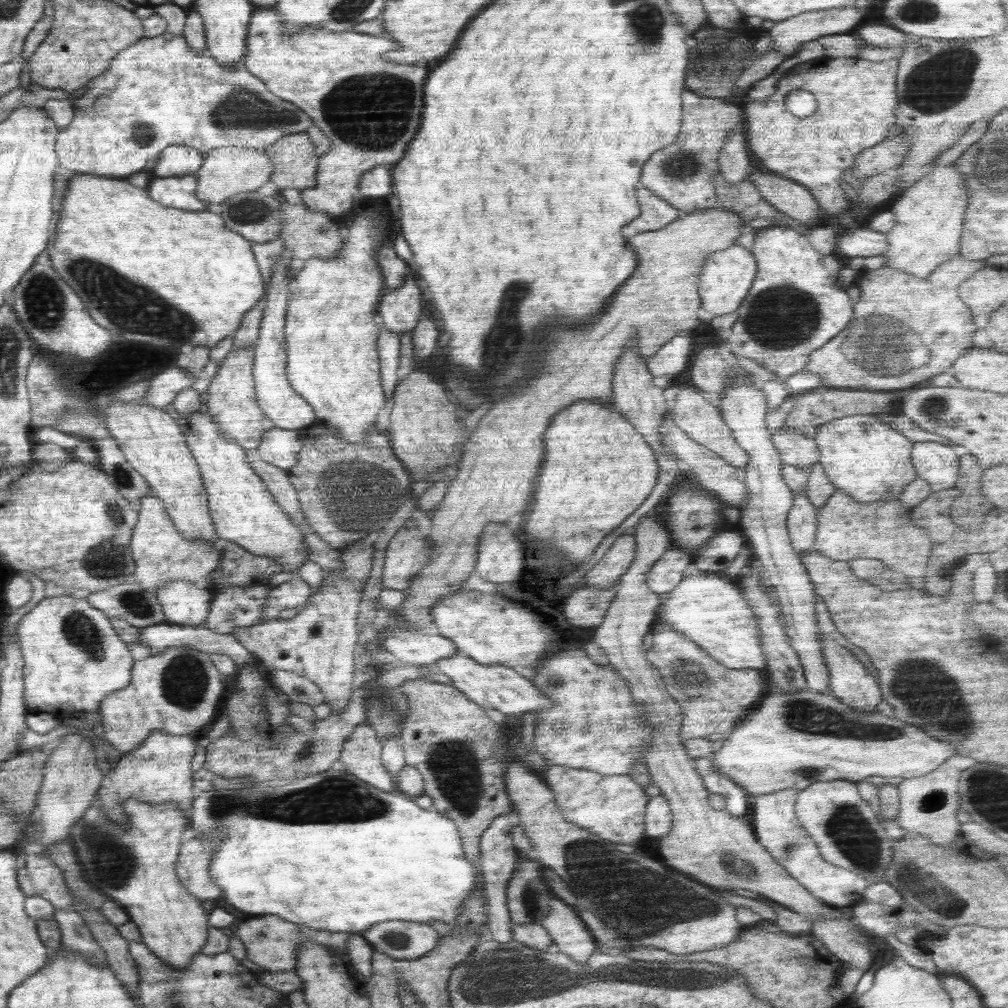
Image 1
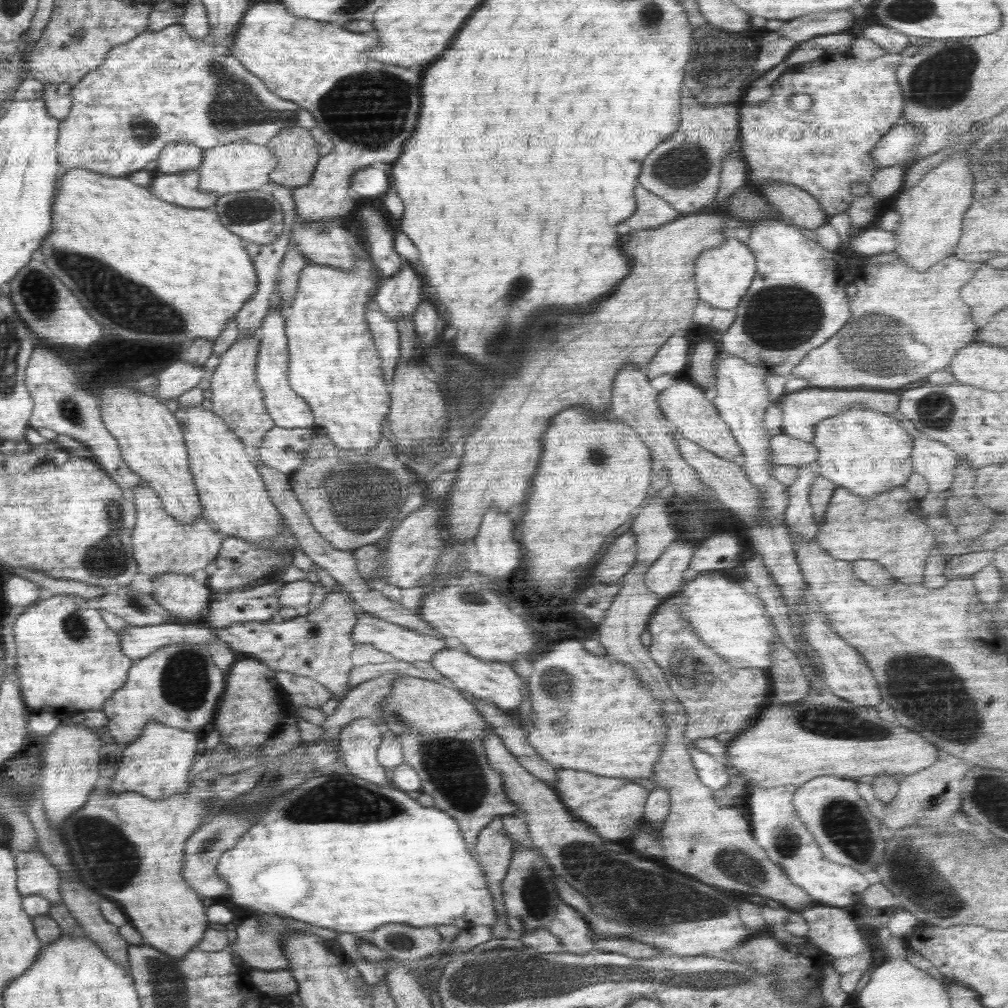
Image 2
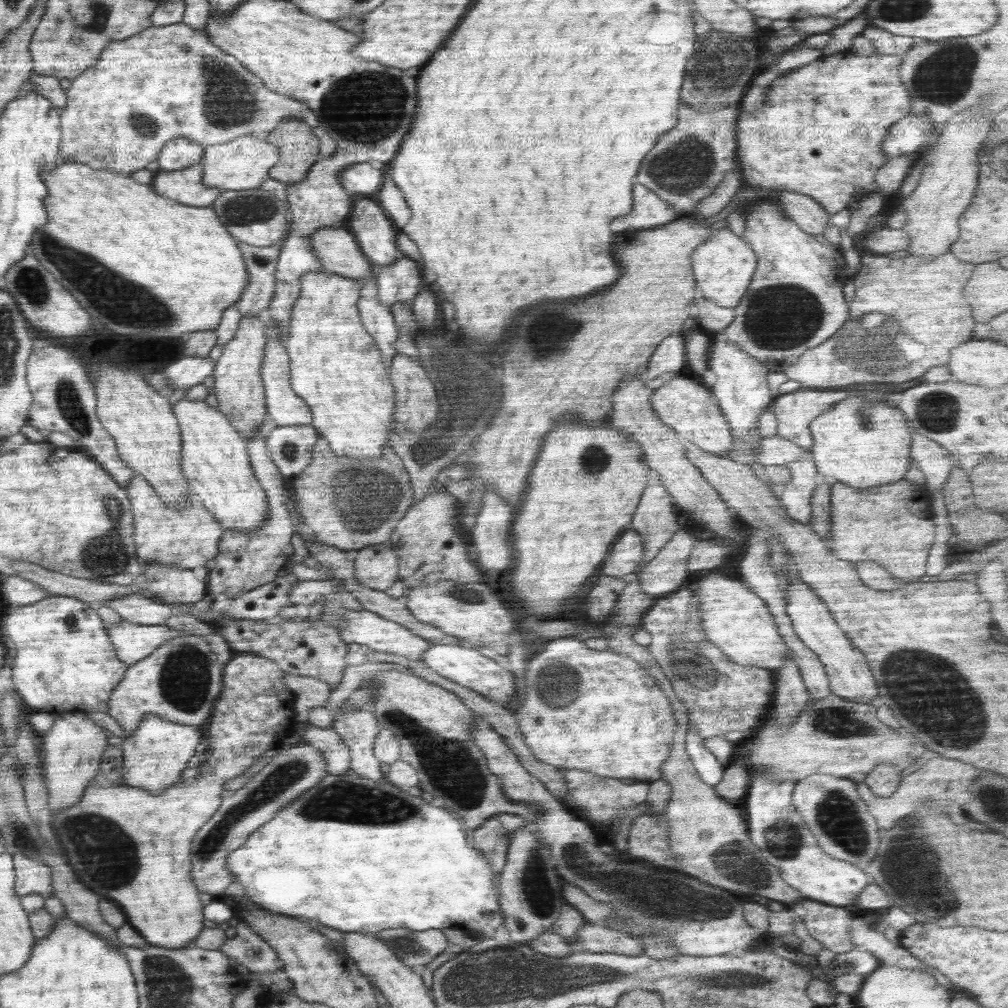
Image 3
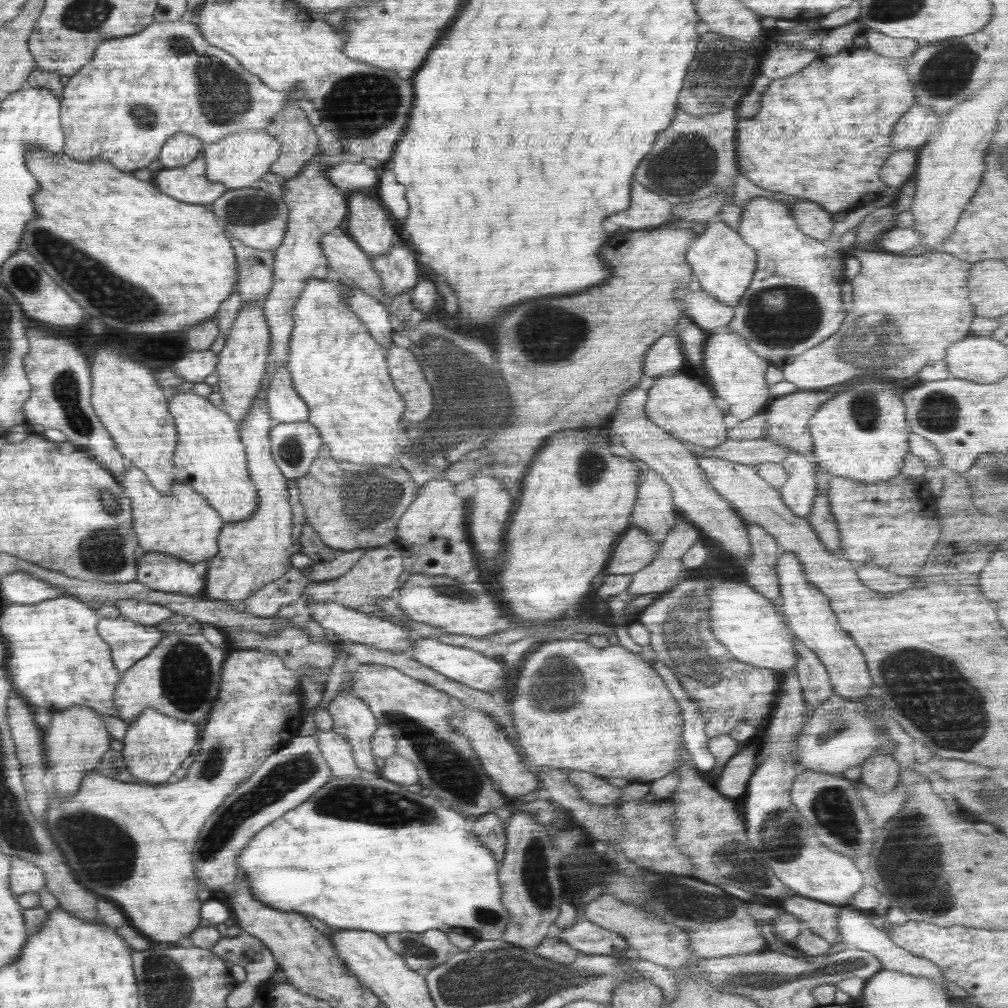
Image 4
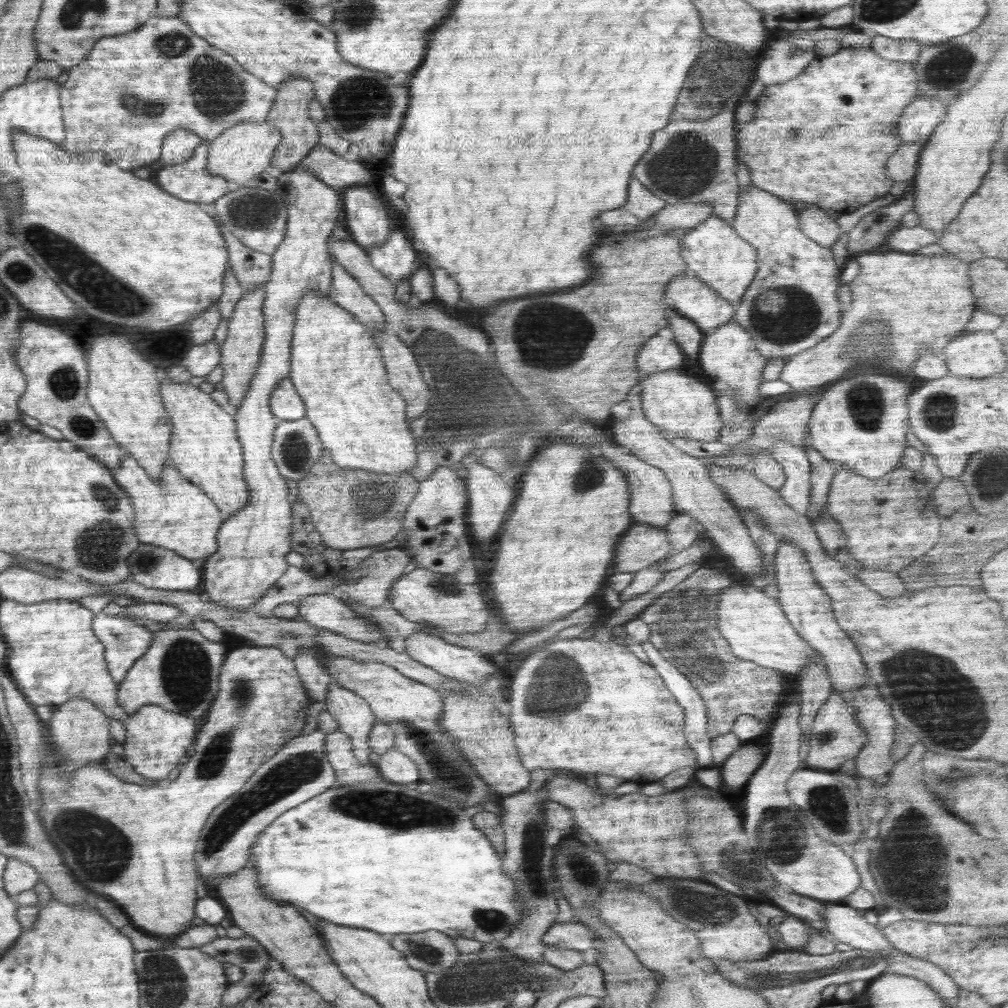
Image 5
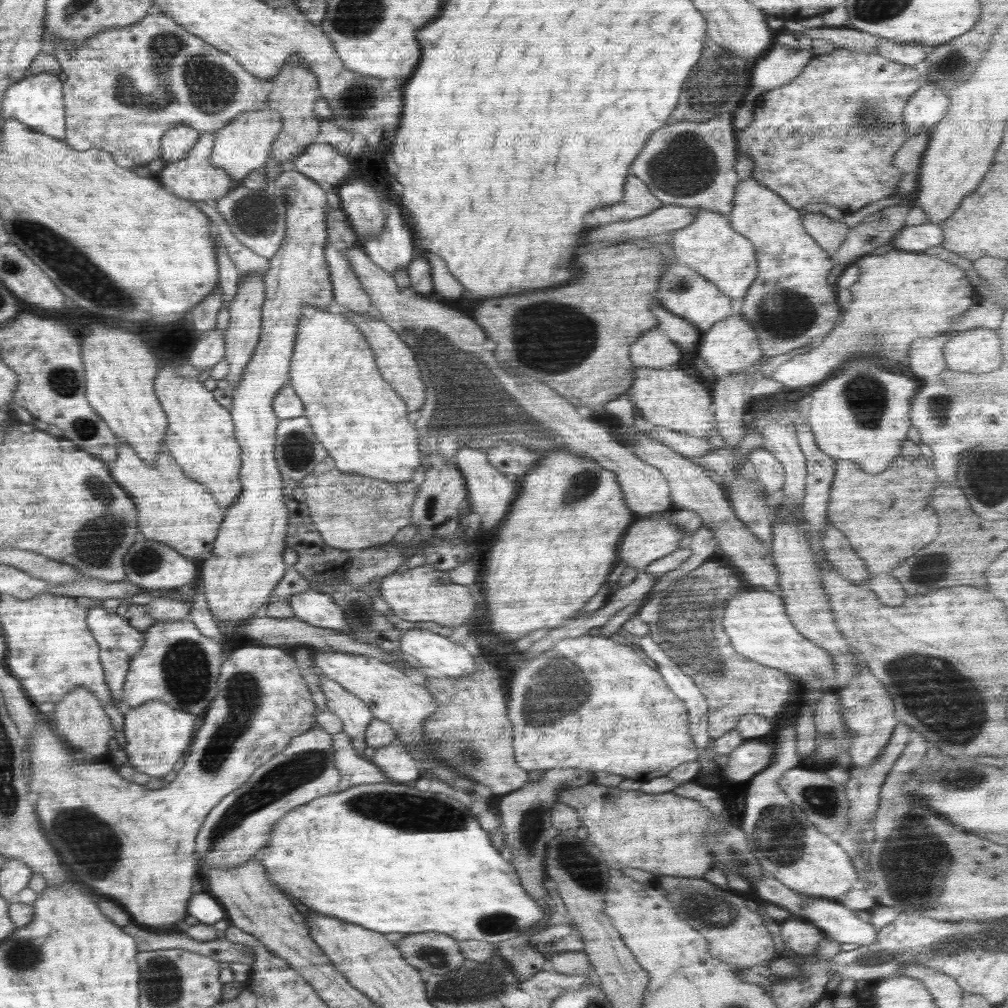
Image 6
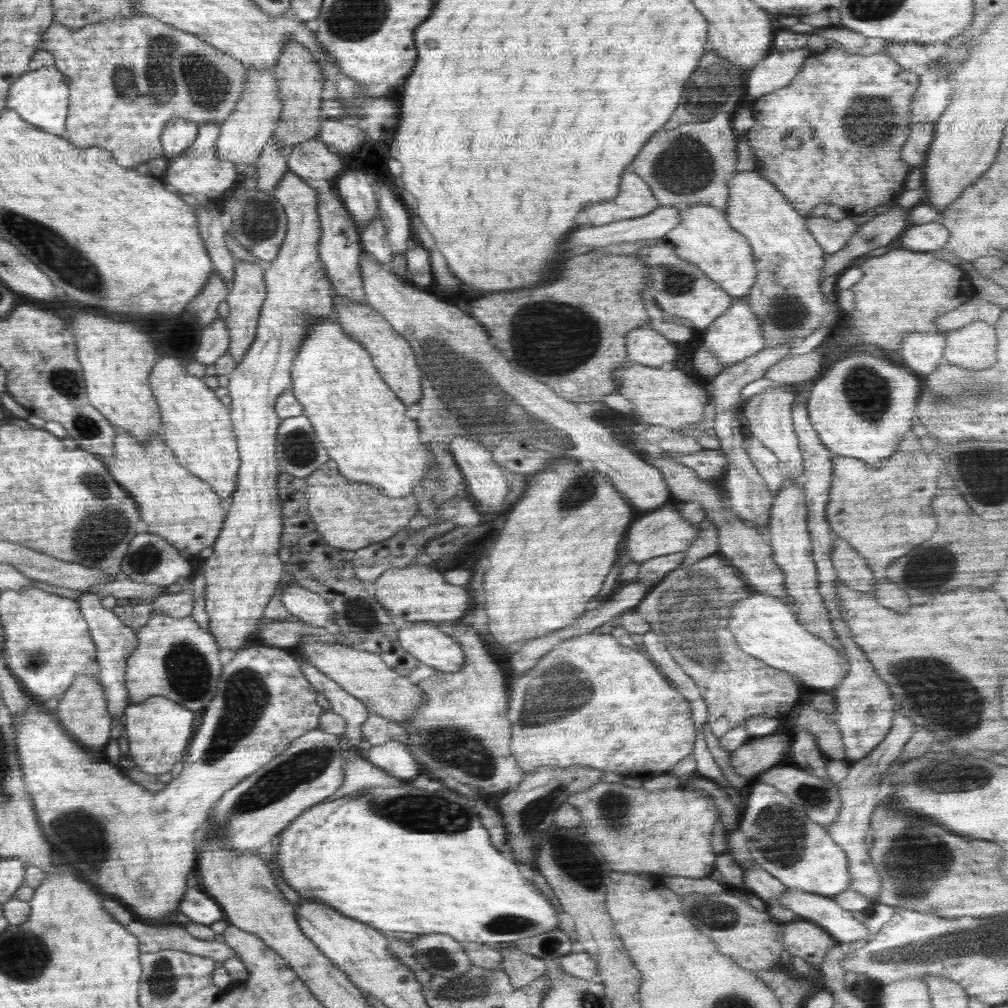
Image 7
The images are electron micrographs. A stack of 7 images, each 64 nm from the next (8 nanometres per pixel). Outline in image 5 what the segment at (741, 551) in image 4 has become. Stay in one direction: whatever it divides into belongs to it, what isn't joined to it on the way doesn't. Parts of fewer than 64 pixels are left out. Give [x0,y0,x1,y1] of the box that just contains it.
[610,393,764,579]

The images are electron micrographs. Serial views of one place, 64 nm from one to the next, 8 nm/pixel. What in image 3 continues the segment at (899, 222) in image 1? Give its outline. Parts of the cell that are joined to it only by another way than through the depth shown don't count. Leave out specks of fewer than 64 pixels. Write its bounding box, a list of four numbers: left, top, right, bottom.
[900,112,988,262]

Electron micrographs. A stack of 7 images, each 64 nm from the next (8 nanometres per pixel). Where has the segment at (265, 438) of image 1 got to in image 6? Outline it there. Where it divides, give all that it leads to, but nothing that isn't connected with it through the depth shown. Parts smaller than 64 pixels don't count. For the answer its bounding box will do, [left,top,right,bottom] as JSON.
[274,416,329,479]

